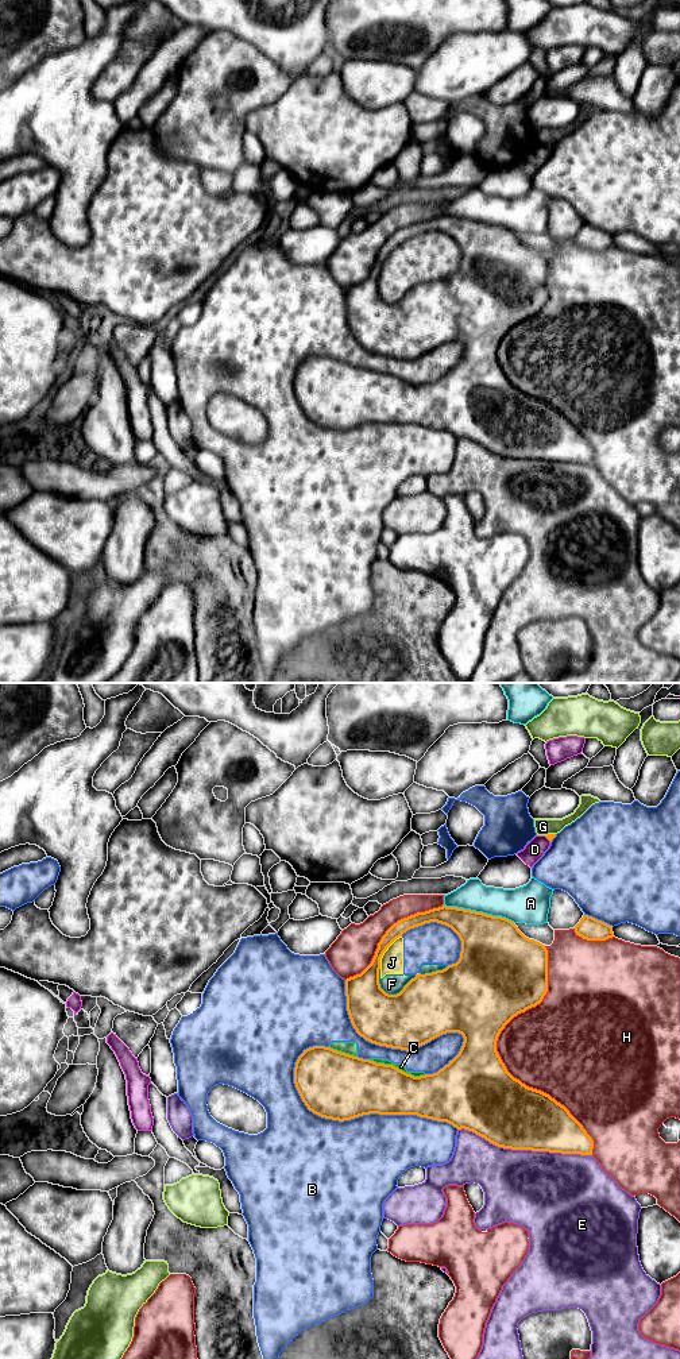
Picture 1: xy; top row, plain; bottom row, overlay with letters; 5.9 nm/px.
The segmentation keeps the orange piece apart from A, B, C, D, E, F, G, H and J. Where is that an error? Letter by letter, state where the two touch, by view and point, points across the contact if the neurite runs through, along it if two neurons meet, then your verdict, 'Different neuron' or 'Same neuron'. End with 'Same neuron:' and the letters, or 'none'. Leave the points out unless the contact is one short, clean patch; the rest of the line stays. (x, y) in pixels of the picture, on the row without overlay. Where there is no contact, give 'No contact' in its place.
A: Touches orange at xy (479, 222). Different neuron
B: Touches orange at xy (360, 424). Different neuron
C: Touches orange at xy (397, 377). Different neuron
D: Touches orange at xy (548, 147). Different neuron
E: Touches orange at xy (525, 458). Different neuron
F: Touches orange at xy (397, 302). Different neuron
G: Touches orange at xy (549, 143). Different neuron
H: Touches orange at xy (498, 365). Different neuron
J: Touches orange at xy (385, 259). Different neuron
Same neuron: none

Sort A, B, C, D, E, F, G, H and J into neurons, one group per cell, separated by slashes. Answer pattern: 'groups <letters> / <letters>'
groups A / B C F J / D / E / G / H

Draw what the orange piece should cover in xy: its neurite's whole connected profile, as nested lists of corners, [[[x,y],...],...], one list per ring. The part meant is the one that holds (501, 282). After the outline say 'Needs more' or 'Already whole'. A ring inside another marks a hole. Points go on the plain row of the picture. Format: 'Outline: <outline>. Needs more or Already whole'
Outline: [[[447,215],[417,221],[394,232],[378,252],[371,273],[360,283],[345,289],[347,320],[356,341],[371,352],[410,360],[443,343],[459,341],[464,347],[459,363],[437,382],[414,386],[393,374],[376,372],[325,355],[313,355],[304,359],[295,371],[295,397],[308,418],[325,428],[344,431],[370,422],[417,424],[447,431],[457,439],[472,440],[503,457],[592,464],[592,447],[569,420],[549,404],[514,387],[497,360],[497,350],[505,335],[518,323],[540,313],[546,301],[548,259],[545,254],[526,247],[514,231]],[[430,231],[445,233],[459,244],[459,270],[443,279],[416,283],[397,304],[386,302],[379,293],[383,262],[407,239]]]. Already whole

